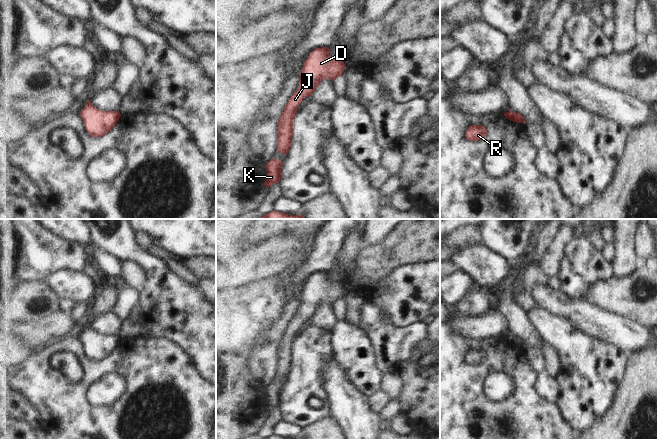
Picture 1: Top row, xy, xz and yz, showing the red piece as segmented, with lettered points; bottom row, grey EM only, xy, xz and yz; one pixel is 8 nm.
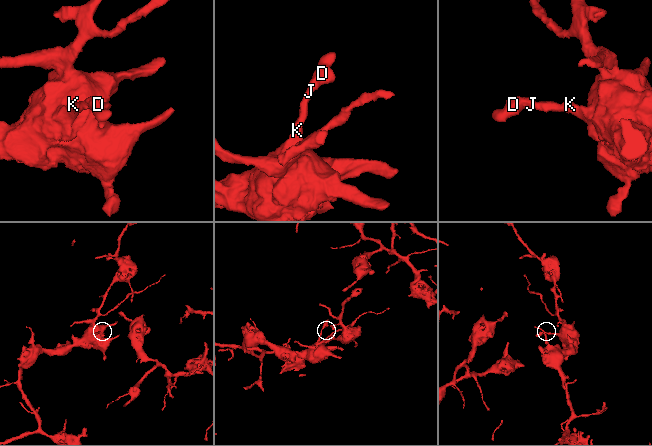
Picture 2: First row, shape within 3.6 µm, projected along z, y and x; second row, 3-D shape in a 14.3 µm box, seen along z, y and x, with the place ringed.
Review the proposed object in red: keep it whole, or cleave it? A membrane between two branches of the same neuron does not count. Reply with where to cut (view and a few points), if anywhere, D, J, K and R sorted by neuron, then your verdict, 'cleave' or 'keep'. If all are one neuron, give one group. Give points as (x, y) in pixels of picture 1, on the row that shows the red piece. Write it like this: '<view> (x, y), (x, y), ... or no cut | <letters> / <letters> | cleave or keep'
no cut | D J K R | keep

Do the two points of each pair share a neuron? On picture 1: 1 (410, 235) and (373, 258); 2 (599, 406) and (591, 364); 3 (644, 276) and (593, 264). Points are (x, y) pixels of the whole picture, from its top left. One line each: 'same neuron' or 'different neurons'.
1: same neuron
2: same neuron
3: different neurons

